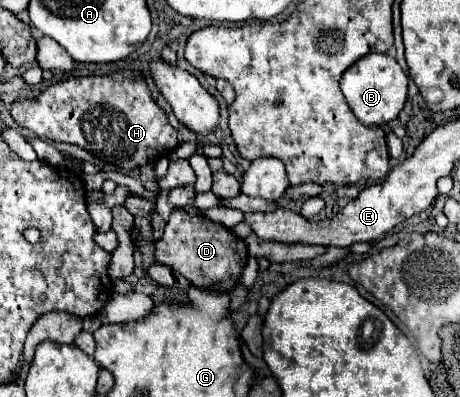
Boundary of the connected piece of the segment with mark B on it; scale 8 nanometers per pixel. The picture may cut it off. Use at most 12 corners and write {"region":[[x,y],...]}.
{"region":[[386,53],[358,59],[340,89],[364,125],[398,117],[408,75]]}

